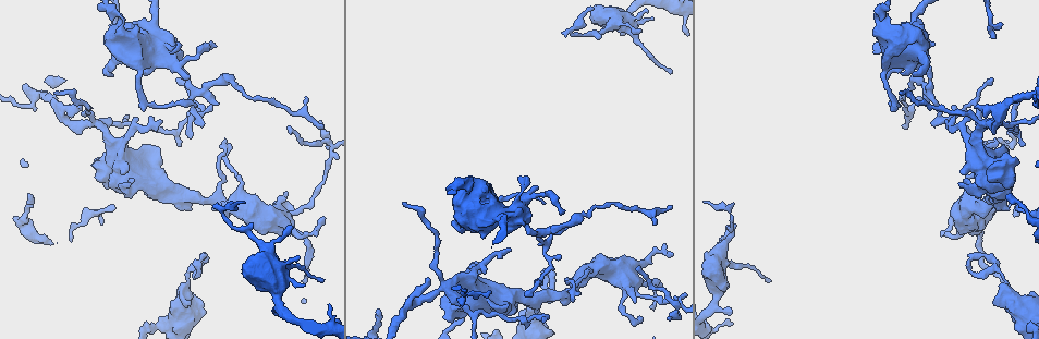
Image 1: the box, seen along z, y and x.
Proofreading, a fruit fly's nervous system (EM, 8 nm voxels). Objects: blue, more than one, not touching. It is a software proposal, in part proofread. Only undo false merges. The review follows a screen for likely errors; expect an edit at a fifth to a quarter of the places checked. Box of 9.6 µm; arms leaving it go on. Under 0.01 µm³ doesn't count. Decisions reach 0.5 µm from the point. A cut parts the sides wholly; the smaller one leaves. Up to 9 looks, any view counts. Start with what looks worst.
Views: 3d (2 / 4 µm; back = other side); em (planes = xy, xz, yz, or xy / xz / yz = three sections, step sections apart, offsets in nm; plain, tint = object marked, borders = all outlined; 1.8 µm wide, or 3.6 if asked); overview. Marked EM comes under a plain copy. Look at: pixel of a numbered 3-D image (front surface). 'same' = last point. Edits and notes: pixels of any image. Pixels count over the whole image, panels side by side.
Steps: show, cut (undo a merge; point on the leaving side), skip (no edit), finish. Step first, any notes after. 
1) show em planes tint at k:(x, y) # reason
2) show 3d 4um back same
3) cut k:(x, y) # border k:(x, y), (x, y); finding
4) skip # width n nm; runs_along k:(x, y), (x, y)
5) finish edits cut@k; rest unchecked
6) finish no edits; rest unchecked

show 3d 2um at 1:(567, 280)

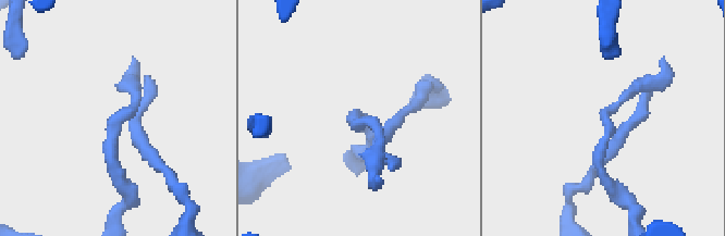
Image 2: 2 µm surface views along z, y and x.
show em xz step 4 borders at 2:(356, 125)

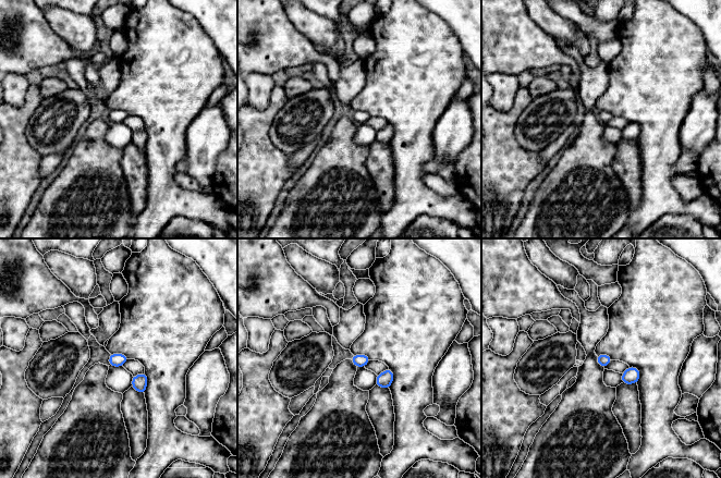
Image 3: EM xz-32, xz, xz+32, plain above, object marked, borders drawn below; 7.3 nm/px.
skip # width 80 nm; one cell here

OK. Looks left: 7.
show em planes tint at 1:(193, 270) # thick turns thin

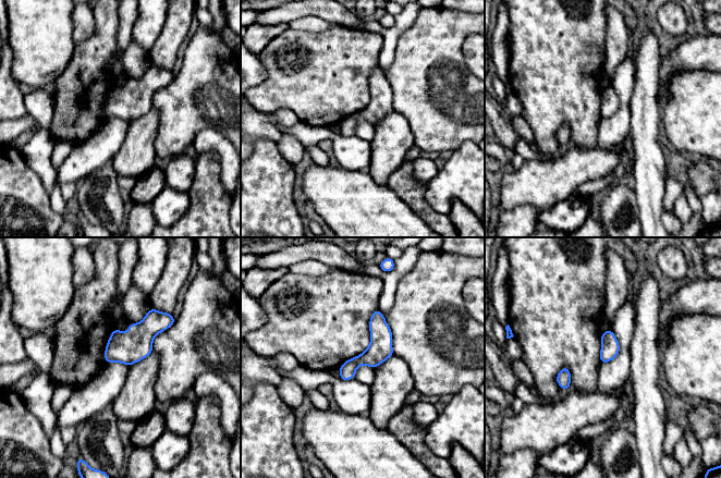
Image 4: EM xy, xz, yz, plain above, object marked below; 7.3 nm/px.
skip # width 140 nm; runs_along 4:(378, 314), (378, 344), (342, 376); all the same cell

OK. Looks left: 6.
show 3d 4um at 1:(493, 298) # sharp bend

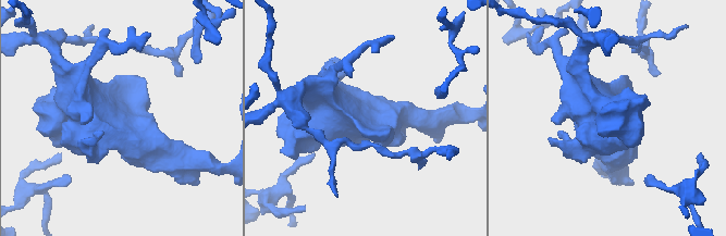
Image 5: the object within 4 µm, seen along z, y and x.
show em 3.6um planes tint at 5:(361, 120)

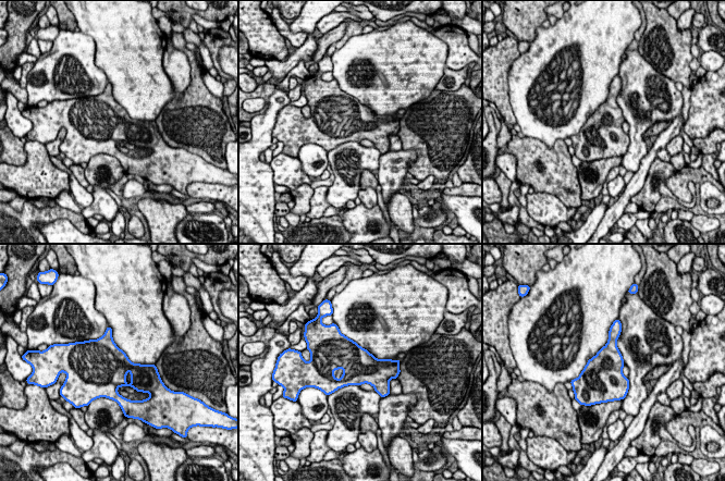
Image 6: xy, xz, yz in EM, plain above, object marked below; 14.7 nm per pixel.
skip # one cell here

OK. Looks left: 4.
show 3d 2um at 1:(448, 283) # sharp bend

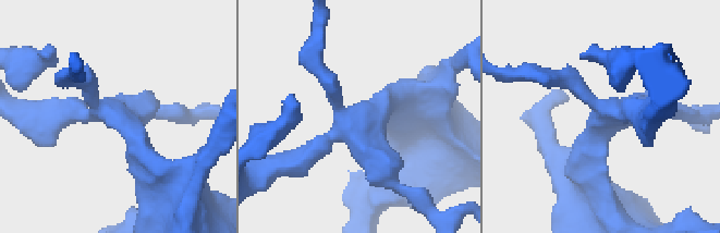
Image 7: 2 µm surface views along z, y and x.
show em xz step 16 tint at 7:(120, 116) # arms 4; need the tissue

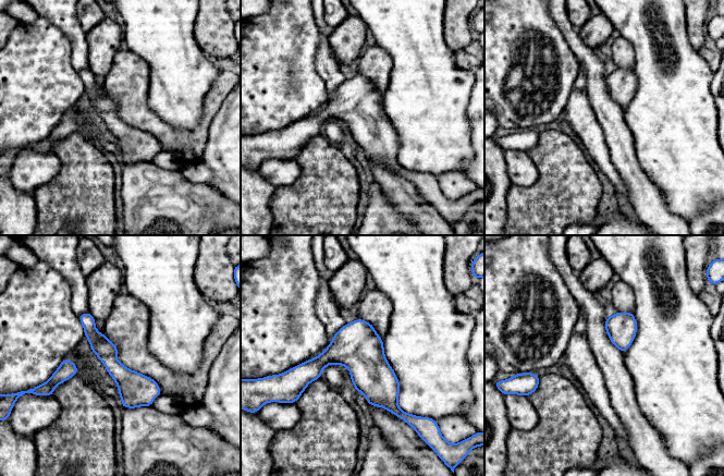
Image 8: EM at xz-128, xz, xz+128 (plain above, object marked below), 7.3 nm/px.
skip # runs_along 8:(82, 317), (111, 364), (148, 403); one cell here

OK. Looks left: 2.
finish no edits; rest unchecked

